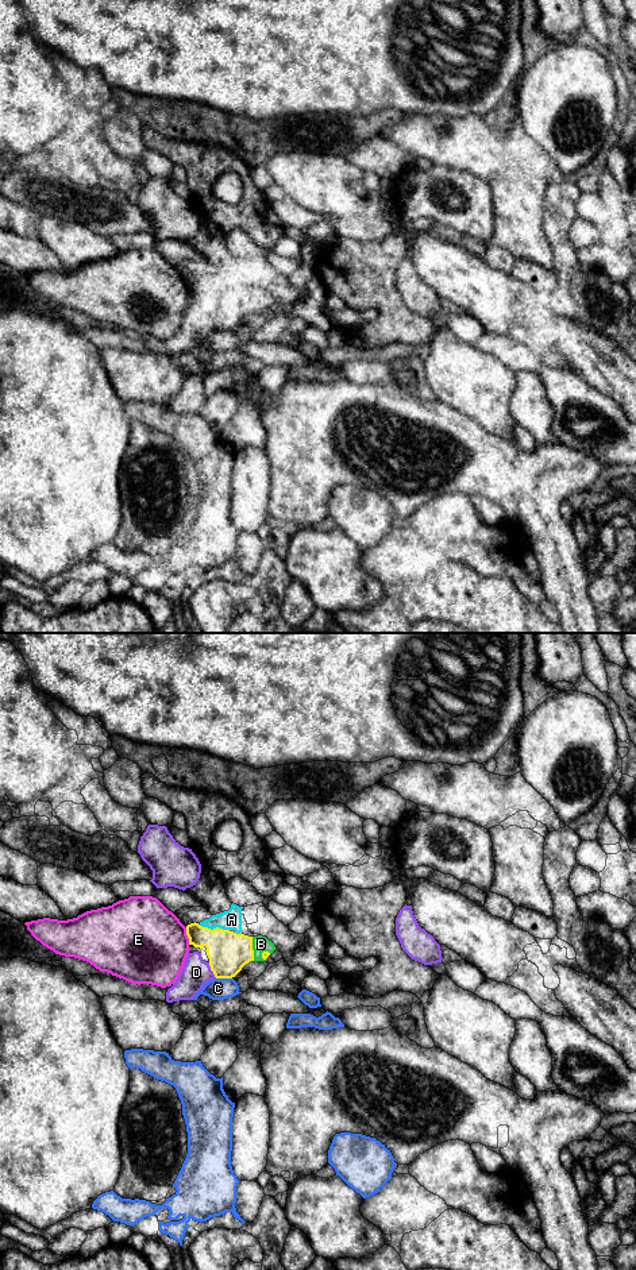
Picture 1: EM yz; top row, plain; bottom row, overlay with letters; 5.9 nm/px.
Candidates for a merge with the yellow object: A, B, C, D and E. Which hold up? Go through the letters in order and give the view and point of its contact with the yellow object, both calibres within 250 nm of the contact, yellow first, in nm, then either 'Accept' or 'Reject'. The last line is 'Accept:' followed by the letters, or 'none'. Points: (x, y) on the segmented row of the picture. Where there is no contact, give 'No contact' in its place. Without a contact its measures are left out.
A: Touches yellow at yz (214, 929). Thickness 240 nm (yellow) against 120 nm. Reject
B: Touches yellow at yz (251, 949). Thickness 240 nm (yellow) against 100 nm. Accept
C: Touches yellow at yz (224, 977). Thickness 240 nm (yellow) against 130 nm. Reject
D: Touches yellow at yz (212, 971). Thickness 240 nm (yellow) against 160 nm. Reject
E: Touches yellow at yz (187, 934). Thickness 220 nm (yellow) against 480 nm. Reject
Accept: B

